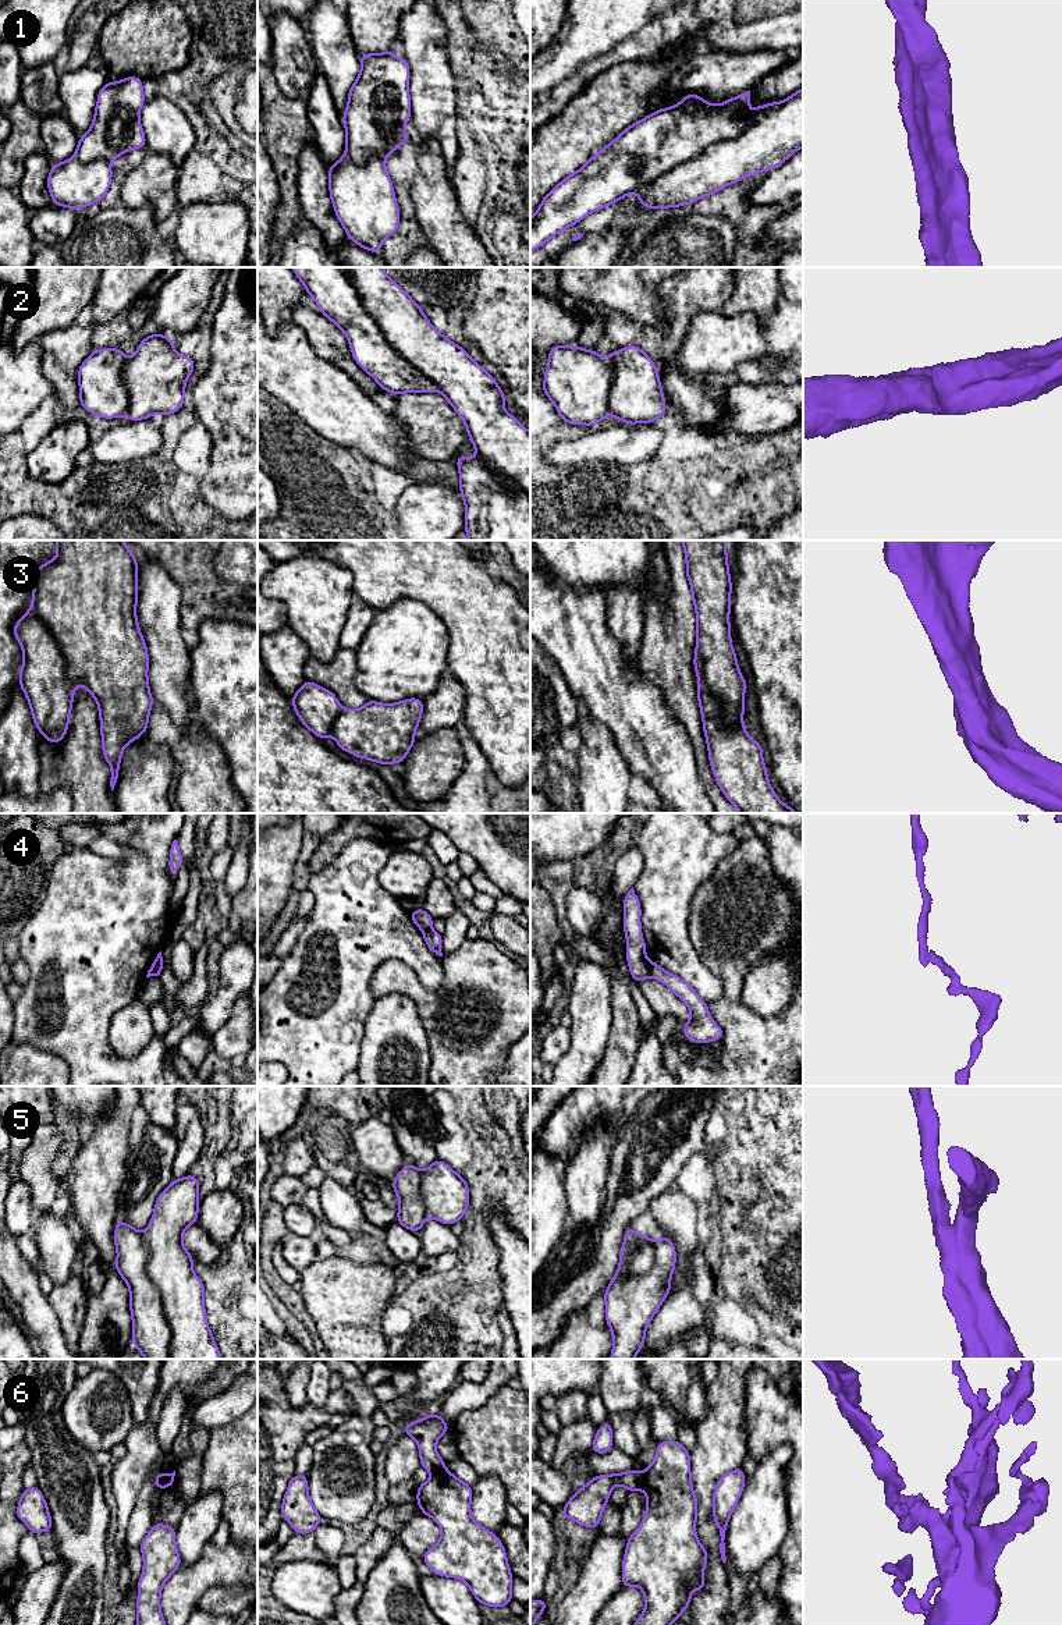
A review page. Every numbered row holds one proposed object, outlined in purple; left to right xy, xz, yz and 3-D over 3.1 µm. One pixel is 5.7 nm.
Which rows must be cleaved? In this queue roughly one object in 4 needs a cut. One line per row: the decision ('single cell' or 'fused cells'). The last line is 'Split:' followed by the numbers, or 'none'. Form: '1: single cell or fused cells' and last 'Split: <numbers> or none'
1: fused cells
2: single cell
3: fused cells
4: fused cells
5: fused cells
6: fused cells
Split: 1, 3, 4, 5, 6

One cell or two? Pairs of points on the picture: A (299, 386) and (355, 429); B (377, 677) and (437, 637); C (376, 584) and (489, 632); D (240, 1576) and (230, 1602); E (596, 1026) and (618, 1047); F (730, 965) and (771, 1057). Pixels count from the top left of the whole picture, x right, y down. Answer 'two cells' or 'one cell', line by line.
A: one cell
B: one cell
C: one cell
D: two cells
E: two cells
F: one cell

